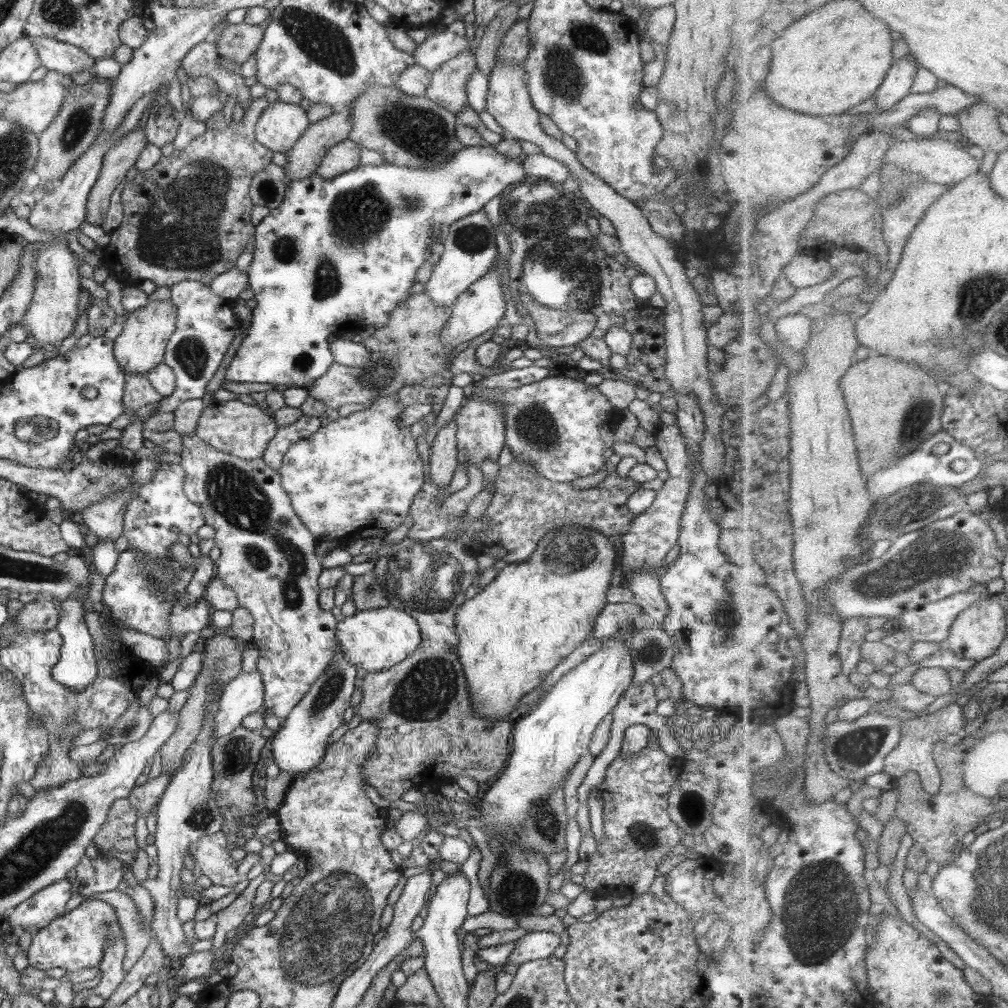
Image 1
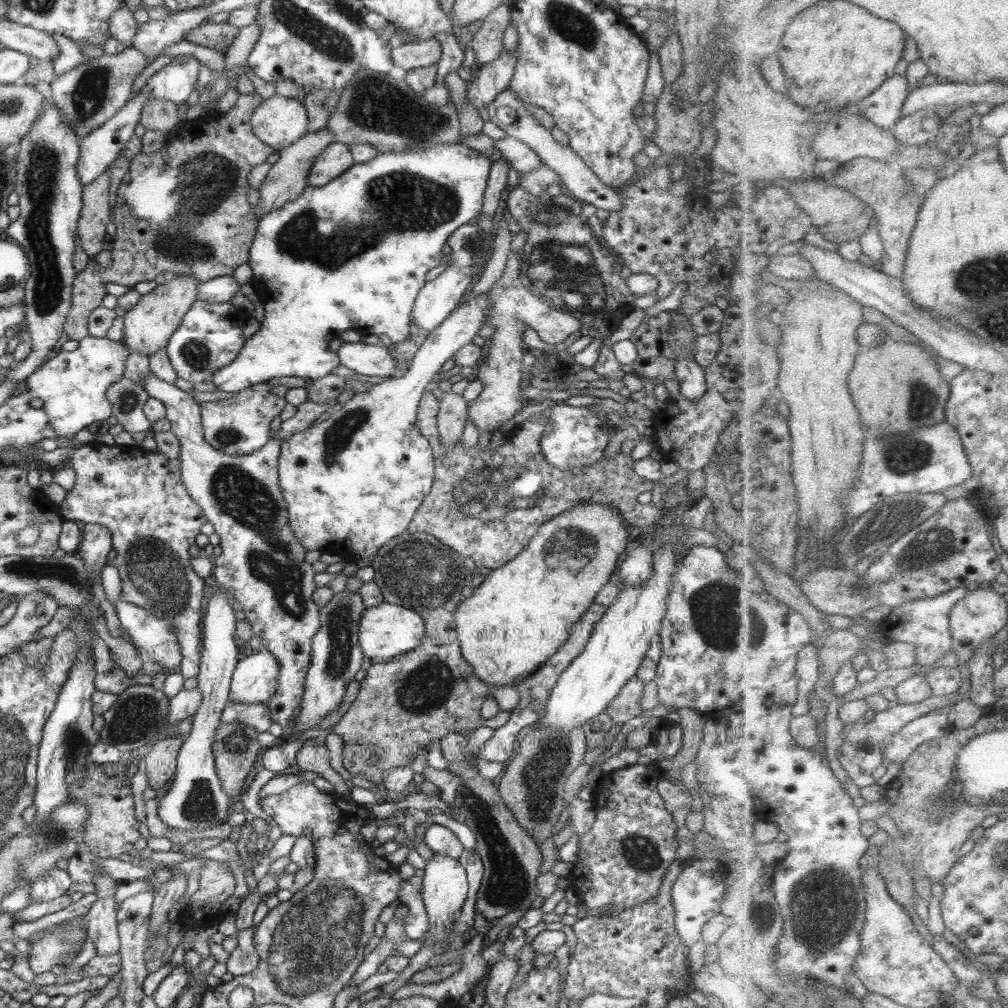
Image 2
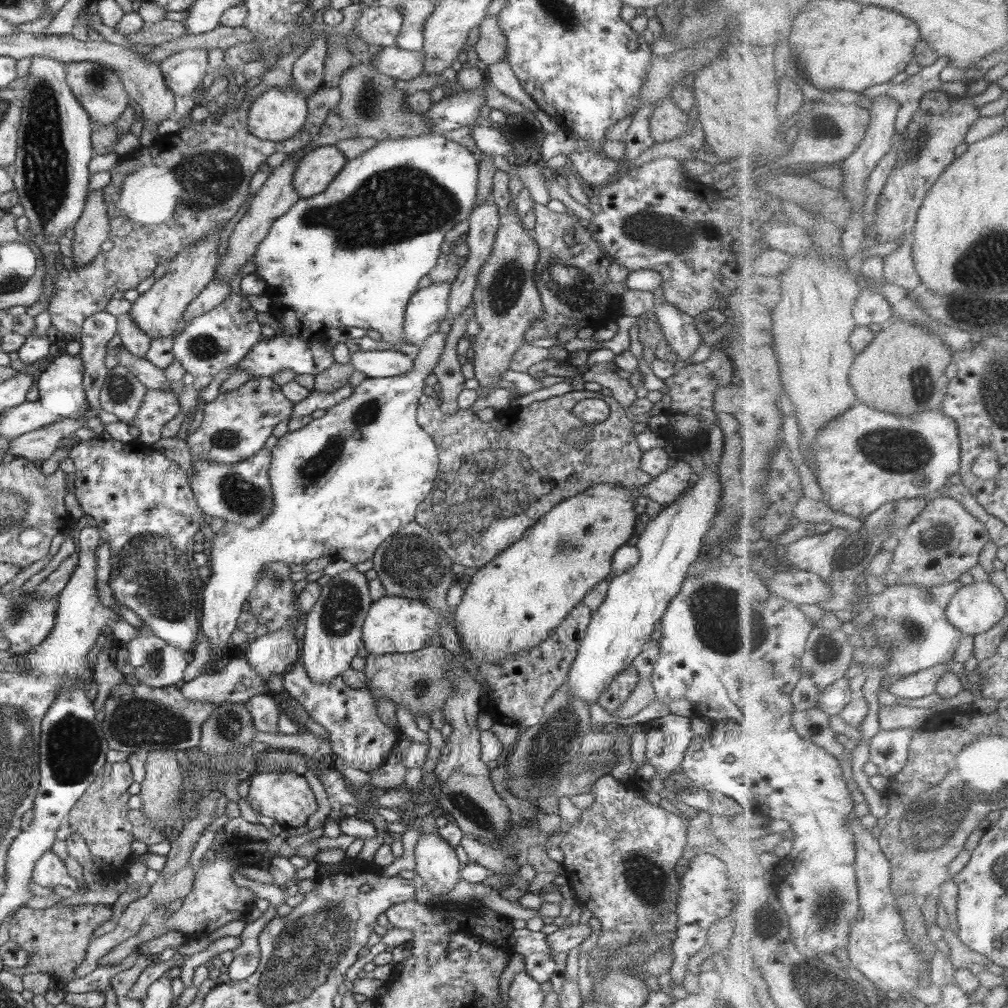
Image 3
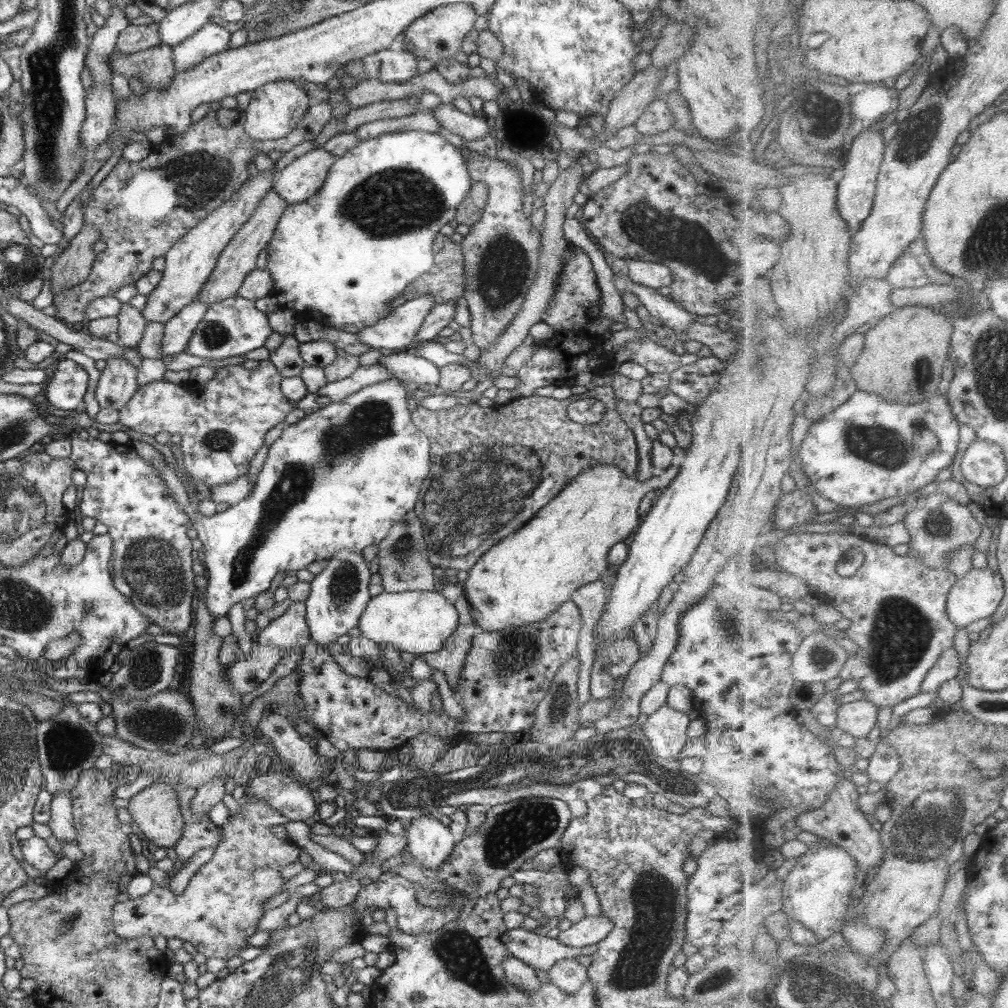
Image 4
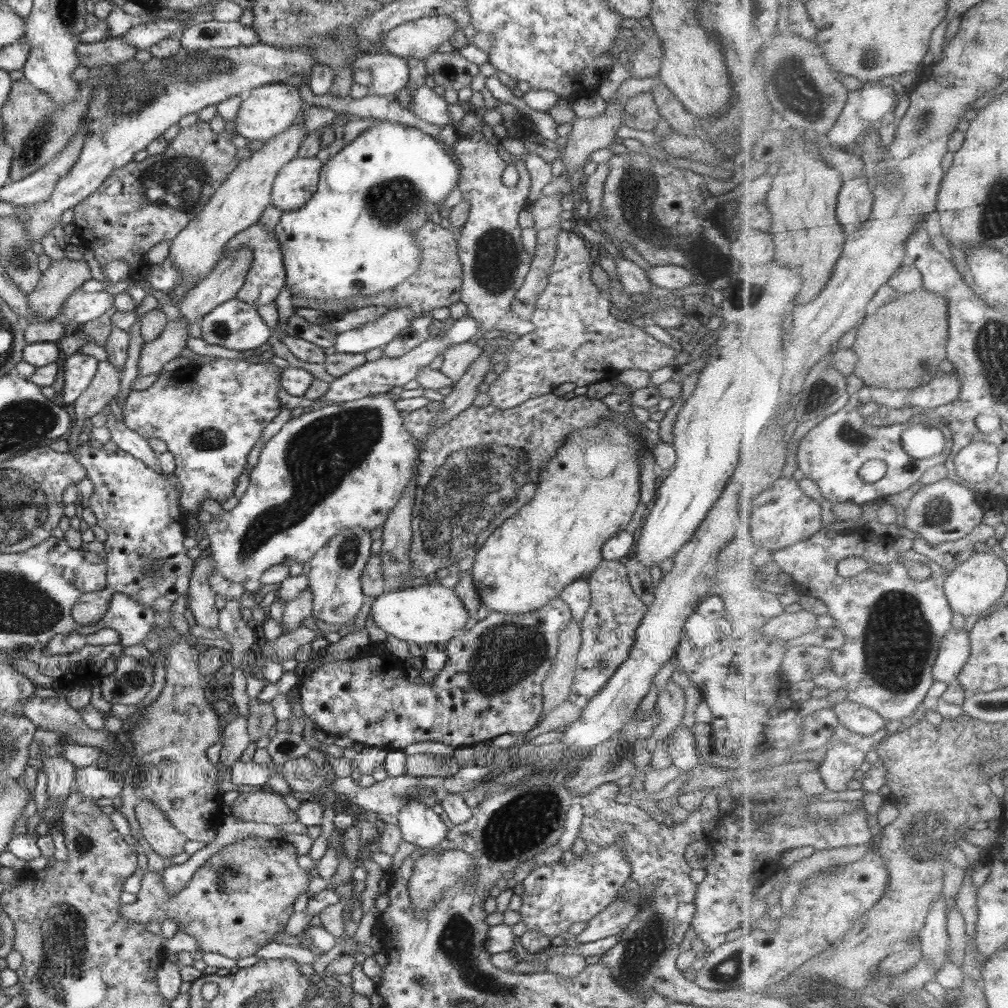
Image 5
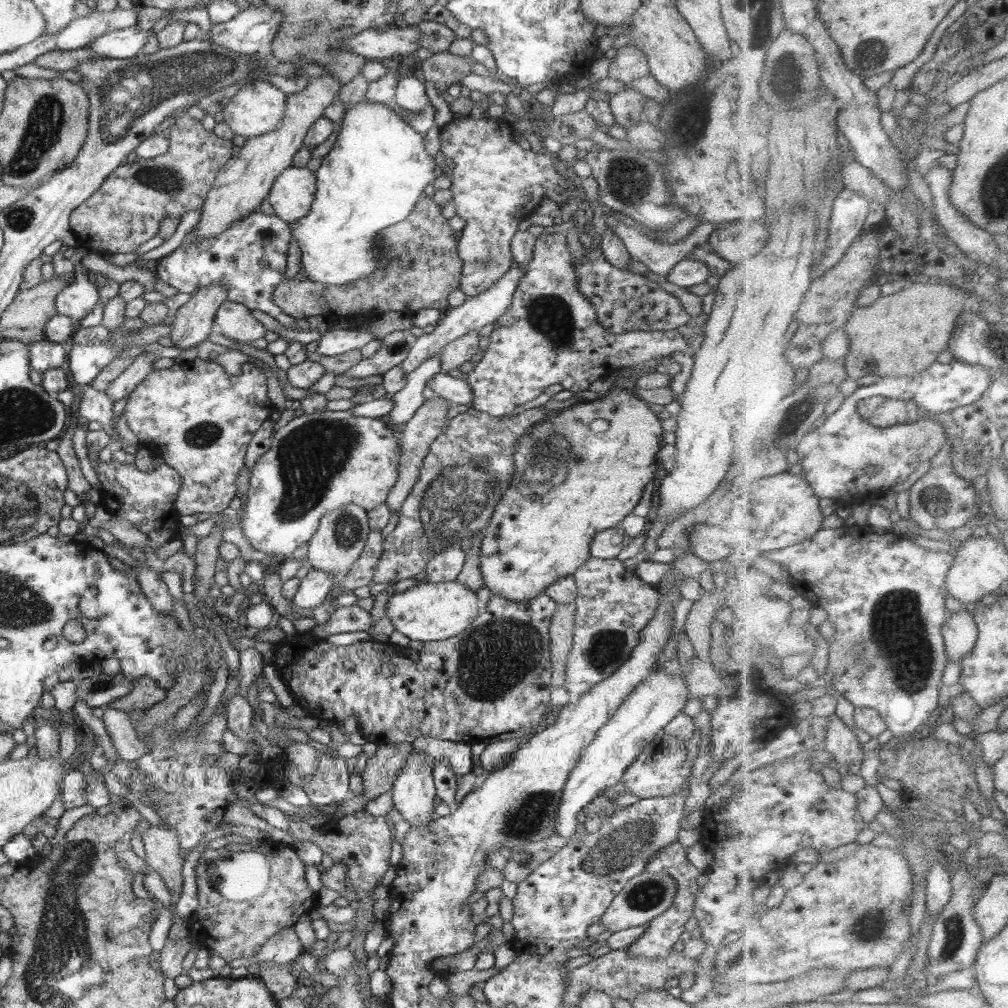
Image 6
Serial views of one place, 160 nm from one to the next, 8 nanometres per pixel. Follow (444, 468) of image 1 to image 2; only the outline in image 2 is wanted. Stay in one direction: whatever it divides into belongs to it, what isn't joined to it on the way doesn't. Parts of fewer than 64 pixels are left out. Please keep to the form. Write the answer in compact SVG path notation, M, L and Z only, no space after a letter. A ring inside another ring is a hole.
M446 391L439 402L437 427L443 448L455 446L464 432L468 401L454 391Z

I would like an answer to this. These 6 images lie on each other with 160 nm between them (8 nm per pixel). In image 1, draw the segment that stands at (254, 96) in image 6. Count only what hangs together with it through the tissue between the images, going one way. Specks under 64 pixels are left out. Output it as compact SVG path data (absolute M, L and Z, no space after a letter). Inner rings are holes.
M270 103L255 124L255 138L274 153L288 153L310 126L310 115L298 104Z

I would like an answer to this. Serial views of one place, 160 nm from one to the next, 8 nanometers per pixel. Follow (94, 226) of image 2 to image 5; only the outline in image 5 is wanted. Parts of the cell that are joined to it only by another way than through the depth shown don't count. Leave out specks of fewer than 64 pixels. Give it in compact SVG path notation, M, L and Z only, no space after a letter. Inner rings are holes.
M64 258L52 262L42 273L36 289L26 296L33 317L54 319L60 314L63 302L81 289L86 280L94 283L90 266L84 259Z

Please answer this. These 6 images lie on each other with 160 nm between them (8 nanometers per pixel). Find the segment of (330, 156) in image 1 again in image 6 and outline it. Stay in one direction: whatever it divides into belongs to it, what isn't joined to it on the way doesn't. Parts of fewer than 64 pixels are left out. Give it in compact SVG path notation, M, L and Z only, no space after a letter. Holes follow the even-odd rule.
M290 165L276 177L266 199L278 218L292 224L308 214L316 189L313 170Z

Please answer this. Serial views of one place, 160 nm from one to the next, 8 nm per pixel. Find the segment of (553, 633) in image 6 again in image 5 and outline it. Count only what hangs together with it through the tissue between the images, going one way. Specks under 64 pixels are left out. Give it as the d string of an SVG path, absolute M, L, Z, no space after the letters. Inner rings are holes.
M575 620L558 635L558 652L543 682L543 714L568 700L573 691L577 654L581 646L580 625Z

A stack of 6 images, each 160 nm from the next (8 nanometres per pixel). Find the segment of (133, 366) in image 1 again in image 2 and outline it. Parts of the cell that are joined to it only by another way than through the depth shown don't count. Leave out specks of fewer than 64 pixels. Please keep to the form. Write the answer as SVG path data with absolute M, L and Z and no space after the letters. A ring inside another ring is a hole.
M191 274L169 276L161 286L157 286L148 295L142 295L138 304L127 310L124 316L124 330L121 343L129 352L154 354L154 351L165 348L172 334L180 326L183 316L190 310L198 296L199 280Z

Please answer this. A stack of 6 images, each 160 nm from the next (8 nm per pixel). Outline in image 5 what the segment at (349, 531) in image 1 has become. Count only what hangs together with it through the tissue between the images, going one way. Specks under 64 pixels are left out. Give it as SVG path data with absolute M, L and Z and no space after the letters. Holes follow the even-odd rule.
M386 393L359 398L352 402L343 402L340 405L318 407L311 412L302 414L298 418L291 418L276 435L265 442L258 463L250 471L248 490L240 498L238 505L233 510L225 511L224 514L220 515L216 520L208 522L208 524L204 524L198 519L198 527L204 529L204 535L206 535L204 538L208 538L210 552L214 557L214 572L230 582L239 582L248 592L254 592L263 586L260 577L266 570L280 564L290 567L294 563L308 563L342 529L350 530L354 529L354 527L362 527L362 529L370 533L376 527L384 527L393 507L398 505L398 501L400 501L400 497L404 493L404 487L408 485L408 482L413 477L415 460L418 455L417 440L403 425L403 417L397 409L397 400L394 400L392 396ZM108 404L103 408L102 412L105 413L108 418L104 426L111 432L111 440L116 443L116 446L118 446L120 450L131 454L134 458L139 458L152 470L160 474L165 474L162 467L160 467L158 460L159 454L152 450L147 438L144 438L141 434L138 434L138 432L130 430L122 421L116 421Z

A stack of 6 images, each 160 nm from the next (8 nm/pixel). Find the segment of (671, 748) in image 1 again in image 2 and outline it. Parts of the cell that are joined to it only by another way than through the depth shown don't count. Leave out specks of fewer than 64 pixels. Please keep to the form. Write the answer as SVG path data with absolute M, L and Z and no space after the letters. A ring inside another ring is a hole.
M637 677L631 678L618 693L618 696L610 703L605 713L615 723L625 723L634 718L640 716L641 706L640 699L643 695L645 682L641 681Z

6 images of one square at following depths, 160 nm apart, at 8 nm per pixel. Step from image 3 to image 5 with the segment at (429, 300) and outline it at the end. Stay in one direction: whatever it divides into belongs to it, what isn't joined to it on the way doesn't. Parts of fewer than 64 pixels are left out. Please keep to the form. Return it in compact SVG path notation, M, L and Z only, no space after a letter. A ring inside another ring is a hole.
M408 307L389 310L376 321L338 333L334 346L336 352L365 354L372 348L383 349L396 335L409 327L414 317L414 311Z

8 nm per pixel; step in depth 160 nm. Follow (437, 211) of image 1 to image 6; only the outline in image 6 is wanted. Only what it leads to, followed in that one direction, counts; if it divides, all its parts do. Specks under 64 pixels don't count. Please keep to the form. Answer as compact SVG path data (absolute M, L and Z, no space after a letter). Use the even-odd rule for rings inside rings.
M357 103L345 111L336 131L338 139L332 150L314 171L317 186L314 202L306 216L290 224L290 232L291 238L298 241L301 270L307 278L321 285L341 286L366 278L376 270L378 252L374 250L374 238L378 230L406 220L424 194L424 188L446 173L426 151L424 134L410 127L386 105Z

